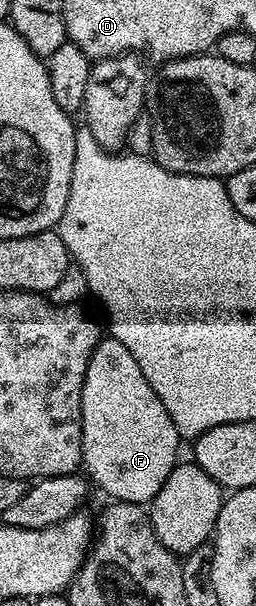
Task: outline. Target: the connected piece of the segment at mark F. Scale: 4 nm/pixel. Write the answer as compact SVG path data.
M111 336L99 339L90 356L90 364L86 364L86 380L82 384L82 466L87 477L96 482L109 494L109 499L117 502L151 503L152 497L166 484L166 476L178 464L176 453L180 450L182 435L176 429L174 420L170 420L170 412L158 400L158 392L150 388L146 376L142 376L142 368L138 368L138 360L130 356L126 344Z

